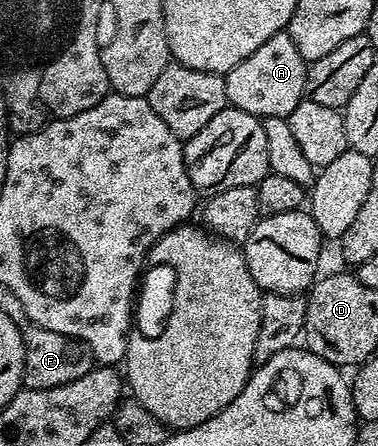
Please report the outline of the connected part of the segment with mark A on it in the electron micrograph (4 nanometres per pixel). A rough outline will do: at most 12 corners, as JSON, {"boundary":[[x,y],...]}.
{"boundary":[[289,31],[225,73],[231,108],[289,117],[307,60]]}

